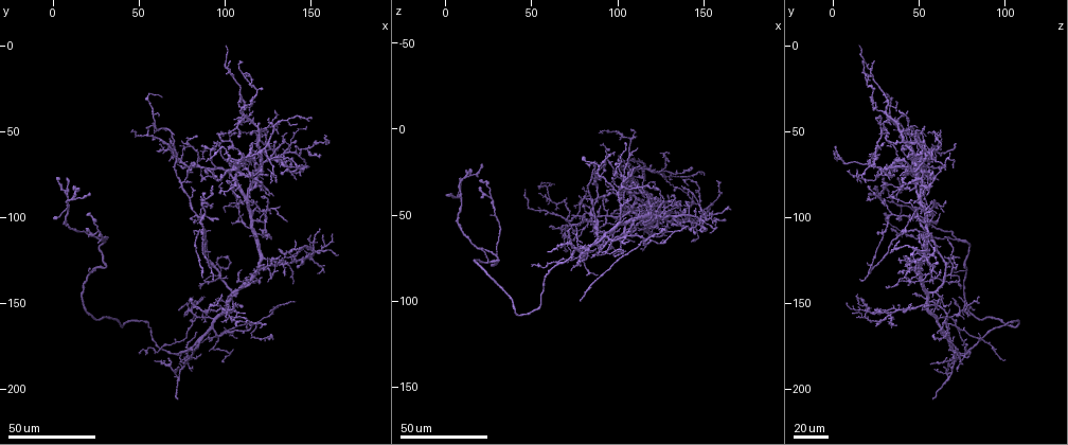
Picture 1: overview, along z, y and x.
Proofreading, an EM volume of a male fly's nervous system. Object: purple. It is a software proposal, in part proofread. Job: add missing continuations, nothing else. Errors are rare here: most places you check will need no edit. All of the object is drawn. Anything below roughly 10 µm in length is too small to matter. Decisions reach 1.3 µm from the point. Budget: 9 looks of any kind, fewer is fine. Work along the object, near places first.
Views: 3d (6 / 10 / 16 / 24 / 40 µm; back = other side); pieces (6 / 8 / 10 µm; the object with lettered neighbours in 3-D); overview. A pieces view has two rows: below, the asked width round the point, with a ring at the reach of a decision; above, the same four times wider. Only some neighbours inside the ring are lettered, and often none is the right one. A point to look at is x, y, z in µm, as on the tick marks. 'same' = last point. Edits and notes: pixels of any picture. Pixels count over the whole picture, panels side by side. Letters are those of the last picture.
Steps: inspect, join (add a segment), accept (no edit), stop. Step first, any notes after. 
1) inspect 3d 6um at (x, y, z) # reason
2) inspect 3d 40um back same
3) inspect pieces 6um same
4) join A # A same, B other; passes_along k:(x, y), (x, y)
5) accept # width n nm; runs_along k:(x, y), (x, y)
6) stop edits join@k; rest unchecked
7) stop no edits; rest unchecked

inspect 3d 40um at (142, 150, 57) # an open end

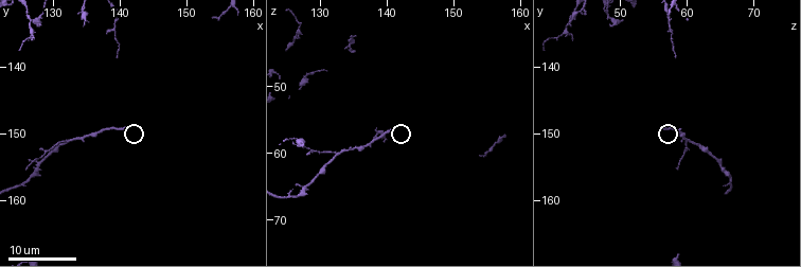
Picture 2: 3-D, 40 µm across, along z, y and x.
inspect pieces 6um at (141.0, 149.0, 57.0)

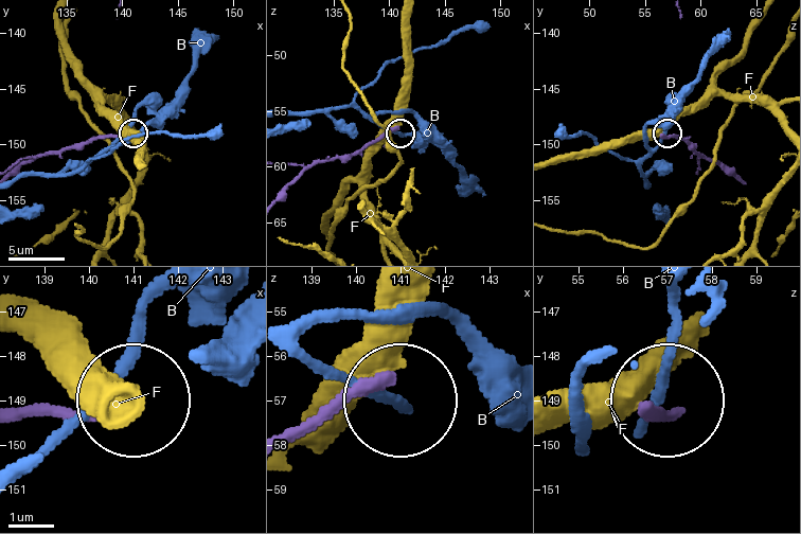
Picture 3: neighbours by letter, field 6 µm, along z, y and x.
accept # width 270 nm; B other, F other; none of them fits

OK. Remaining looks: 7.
inspect 3d 40um at (137, 127, 44) # thin end

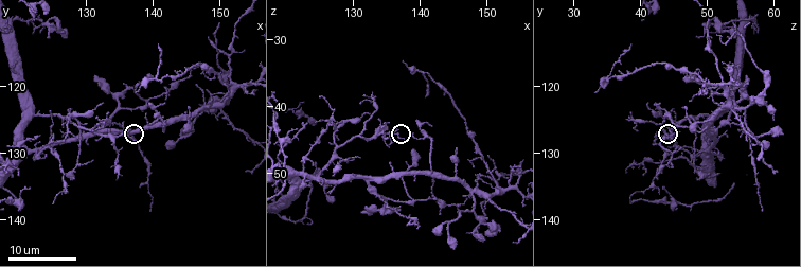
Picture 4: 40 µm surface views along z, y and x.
inspect pieces 10um at (136.5, 126.0, 43.5) # what lies round it

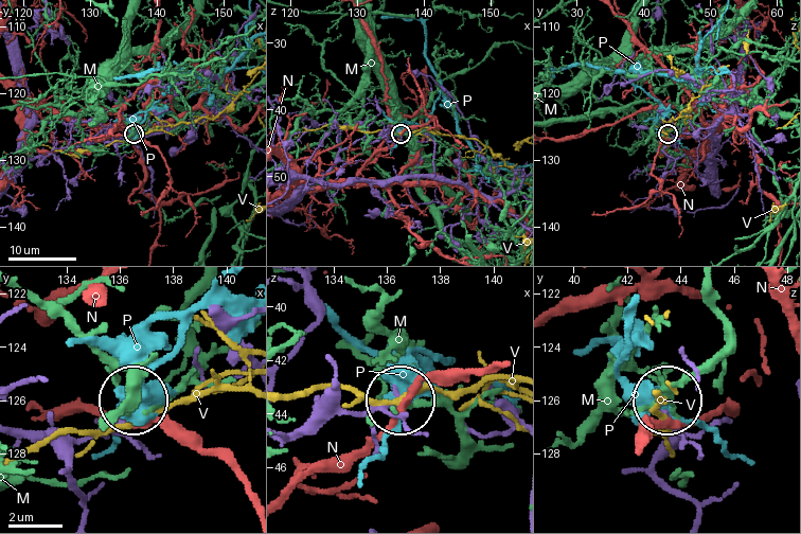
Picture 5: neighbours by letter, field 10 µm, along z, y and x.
accept # M other, N other, P other, V other; none of them fits

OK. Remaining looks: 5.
inspect 3d 40um at (107, 142, 31) # tapers out

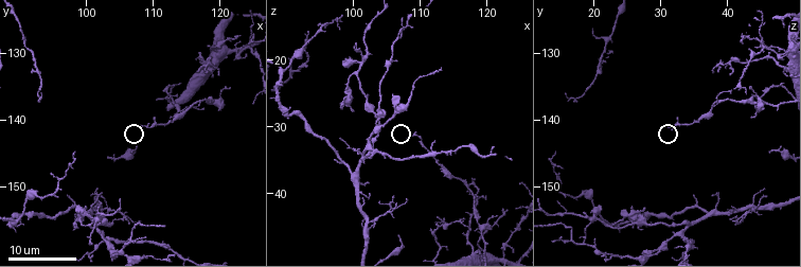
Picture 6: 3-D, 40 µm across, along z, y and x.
inspect pieces 8um at (108.5, 141.0, 31.5) # see the neighbours

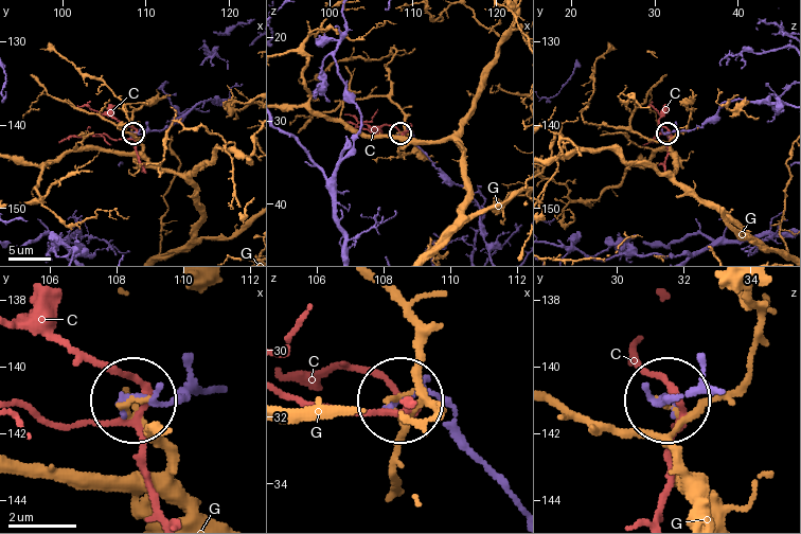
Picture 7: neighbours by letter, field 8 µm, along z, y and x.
accept # C other, G other; runs_along 7:(215, 389), (156, 406), (134, 397); no lettered segment goes on from it

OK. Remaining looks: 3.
inspect 3d 16um at (122.5, 128.0, 43.0) # free end

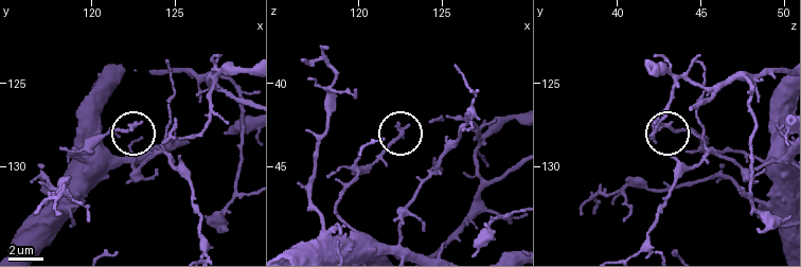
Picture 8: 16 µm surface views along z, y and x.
inspect pieces 6um at (122.5, 127.7, 42.4) # see the neighbours

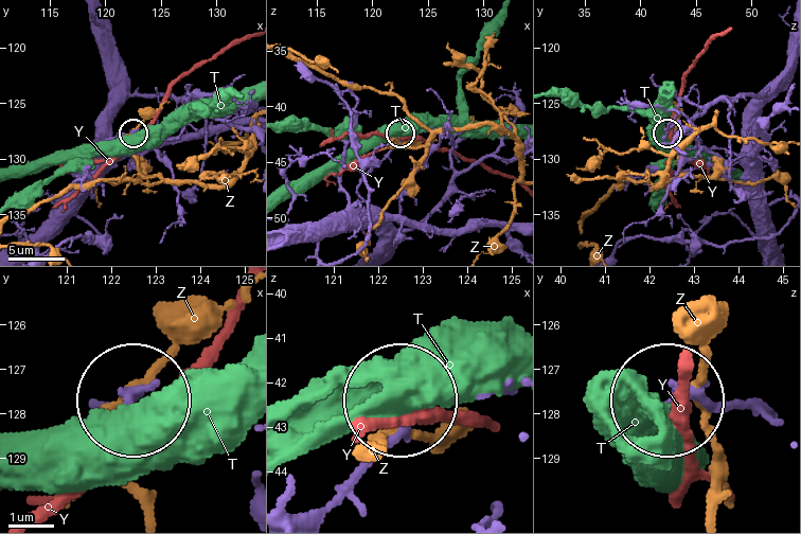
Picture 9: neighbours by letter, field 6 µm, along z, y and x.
accept # width 210 nm; T other, Y other, Z other; no lettered segment goes on from it

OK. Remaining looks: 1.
stop no edits; rest unchecked

